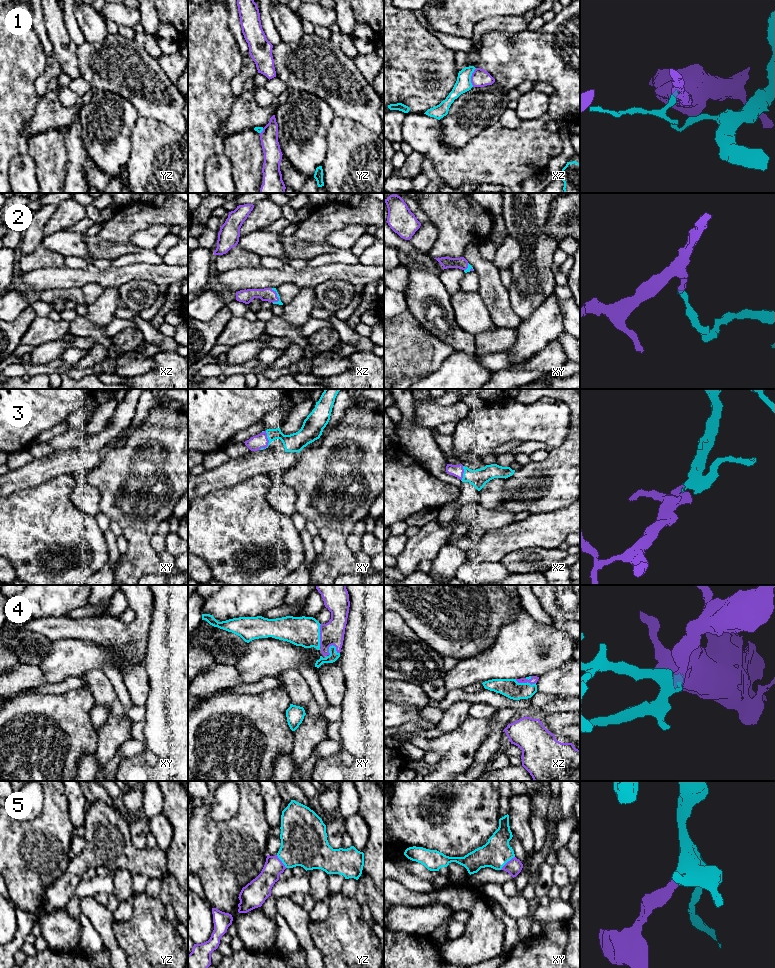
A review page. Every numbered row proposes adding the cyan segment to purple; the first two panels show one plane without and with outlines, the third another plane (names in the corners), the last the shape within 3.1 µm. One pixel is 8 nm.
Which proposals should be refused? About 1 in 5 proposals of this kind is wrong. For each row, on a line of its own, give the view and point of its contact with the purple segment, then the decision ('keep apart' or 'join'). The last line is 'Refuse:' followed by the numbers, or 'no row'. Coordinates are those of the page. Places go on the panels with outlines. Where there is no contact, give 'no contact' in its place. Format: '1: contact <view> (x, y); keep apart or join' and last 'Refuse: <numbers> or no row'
1: contact xz (471, 77); keep apart
2: contact xz (276, 295); join
3: contact xy (268, 442); join
4: contact xz (525, 682); join
5: contact xy (507, 862); join
Refuse: 1

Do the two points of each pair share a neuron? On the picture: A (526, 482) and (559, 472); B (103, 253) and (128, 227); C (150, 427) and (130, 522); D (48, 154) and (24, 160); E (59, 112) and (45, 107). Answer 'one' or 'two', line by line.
A: one
B: one
C: one
D: two
E: one

